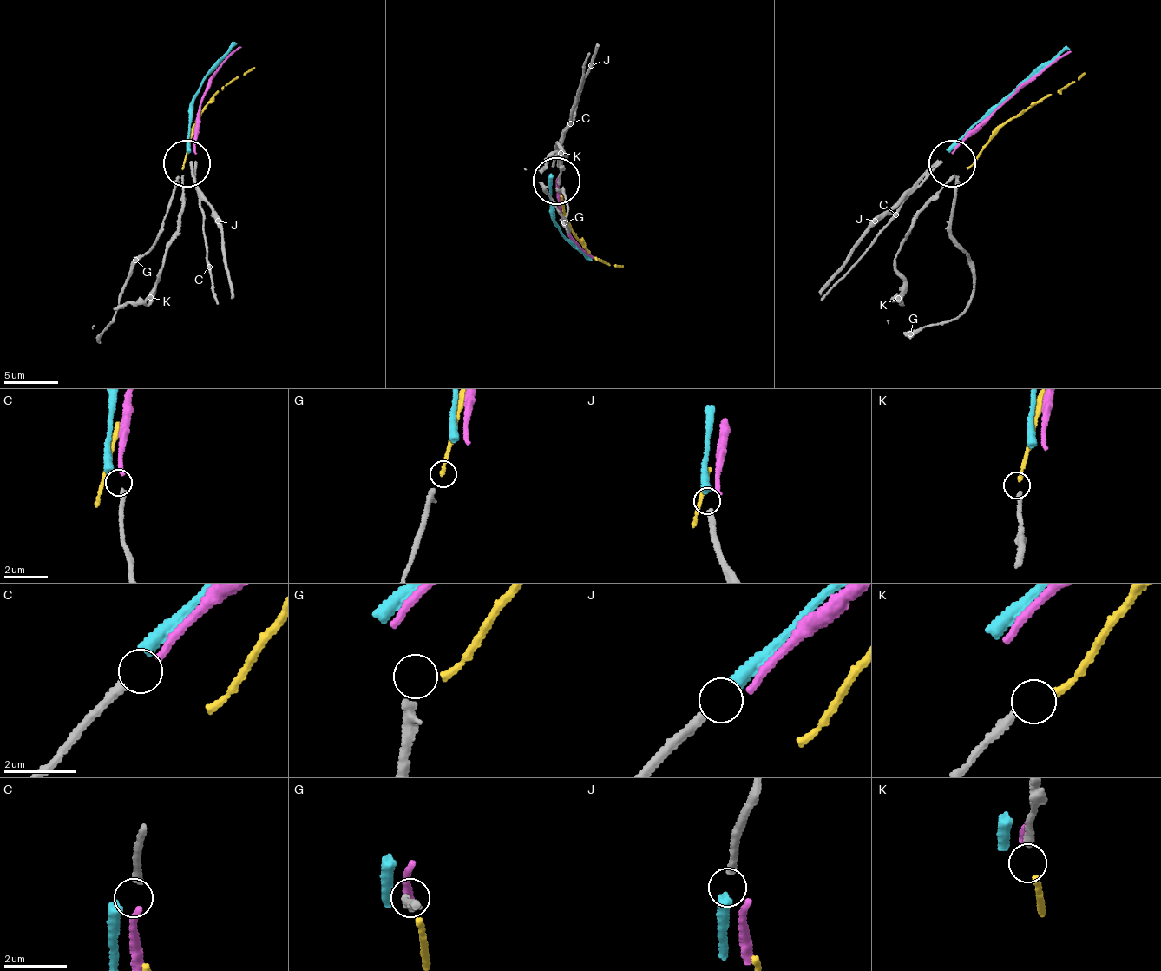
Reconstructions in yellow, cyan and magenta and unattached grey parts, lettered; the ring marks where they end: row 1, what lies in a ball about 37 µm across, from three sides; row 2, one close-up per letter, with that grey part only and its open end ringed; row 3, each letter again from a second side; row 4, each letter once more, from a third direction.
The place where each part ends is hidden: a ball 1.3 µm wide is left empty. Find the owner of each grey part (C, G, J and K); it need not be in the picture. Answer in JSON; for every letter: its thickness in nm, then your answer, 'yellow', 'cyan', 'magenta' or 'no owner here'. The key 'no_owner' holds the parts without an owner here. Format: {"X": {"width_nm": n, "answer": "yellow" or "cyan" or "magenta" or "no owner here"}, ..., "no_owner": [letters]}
{"C": {"width_nm": 240, "answer": "magenta"}, "G": {"width_nm": 260, "answer": "no owner here"}, "J": {"width_nm": 260, "answer": "cyan"}, "K": {"width_nm": 190, "answer": "yellow"}, "no_owner": ["G"]}

